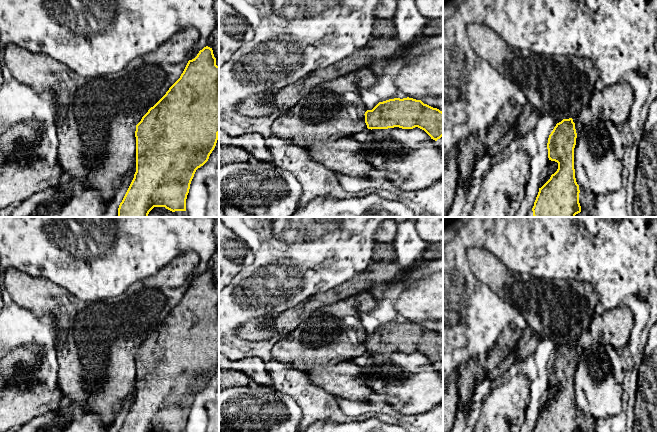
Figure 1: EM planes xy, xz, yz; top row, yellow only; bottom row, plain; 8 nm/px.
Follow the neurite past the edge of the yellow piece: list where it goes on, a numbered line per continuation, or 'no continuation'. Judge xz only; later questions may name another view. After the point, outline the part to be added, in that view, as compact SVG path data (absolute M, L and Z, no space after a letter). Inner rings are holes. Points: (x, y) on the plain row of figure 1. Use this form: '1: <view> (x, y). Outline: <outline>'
no continuation

